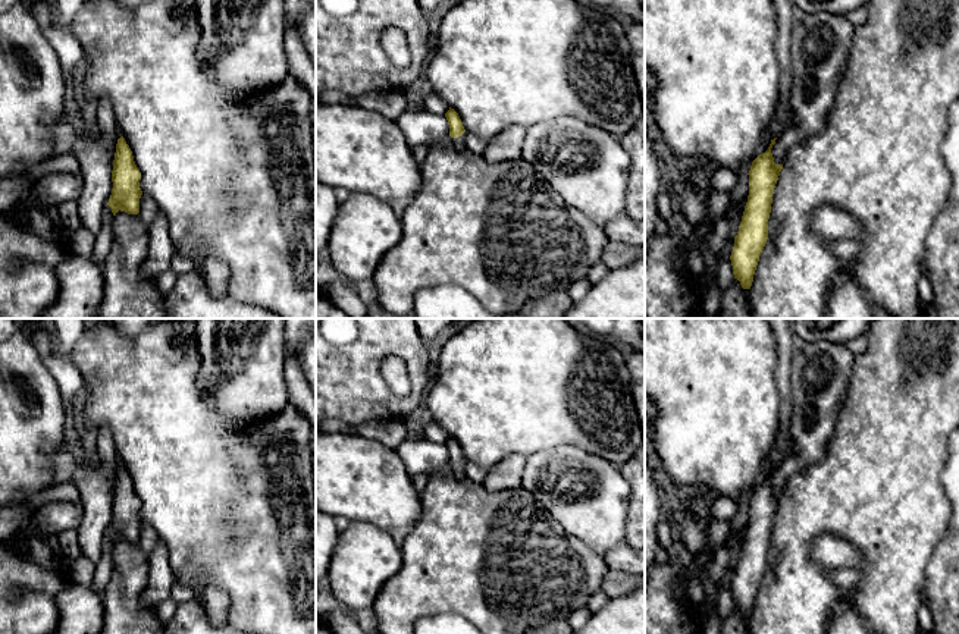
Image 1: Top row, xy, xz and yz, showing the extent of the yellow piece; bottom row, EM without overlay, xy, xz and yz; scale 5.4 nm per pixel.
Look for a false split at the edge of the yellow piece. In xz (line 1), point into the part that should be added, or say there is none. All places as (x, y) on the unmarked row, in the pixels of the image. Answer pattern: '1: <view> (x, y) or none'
1: xz (458, 471)

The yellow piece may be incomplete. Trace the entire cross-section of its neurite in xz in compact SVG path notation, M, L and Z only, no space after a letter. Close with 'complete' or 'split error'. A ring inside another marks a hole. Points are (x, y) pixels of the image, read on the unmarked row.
M449 436L449 439L445 442L445 446L449 453L449 467L454 477L458 480L467 478L466 476L467 459L464 458L458 442Z | split error

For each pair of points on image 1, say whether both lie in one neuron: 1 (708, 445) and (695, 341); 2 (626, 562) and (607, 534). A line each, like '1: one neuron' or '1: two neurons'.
1: one neuron
2: two neurons

